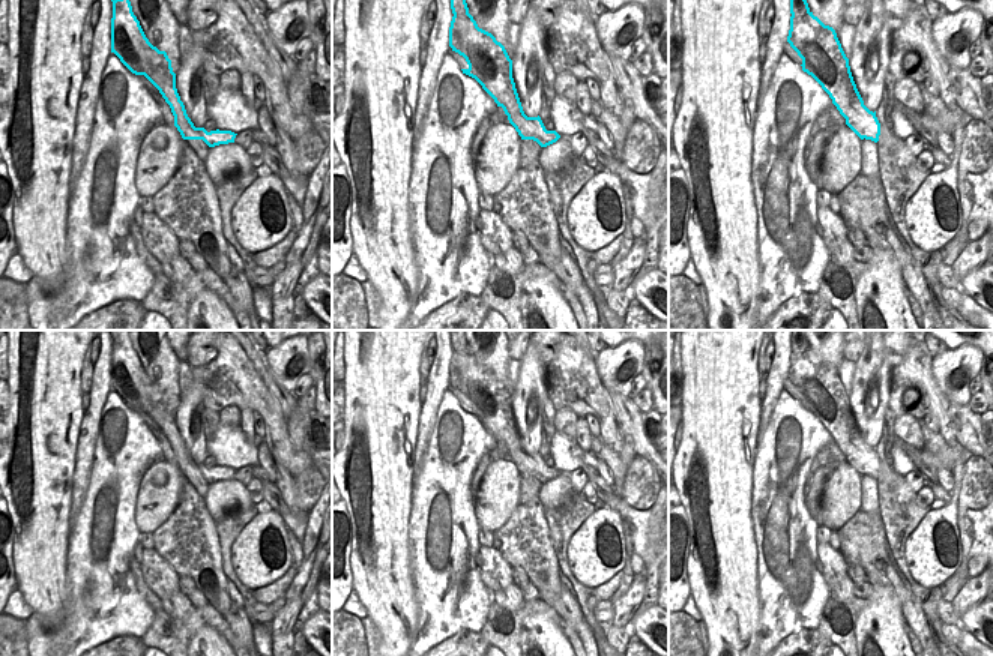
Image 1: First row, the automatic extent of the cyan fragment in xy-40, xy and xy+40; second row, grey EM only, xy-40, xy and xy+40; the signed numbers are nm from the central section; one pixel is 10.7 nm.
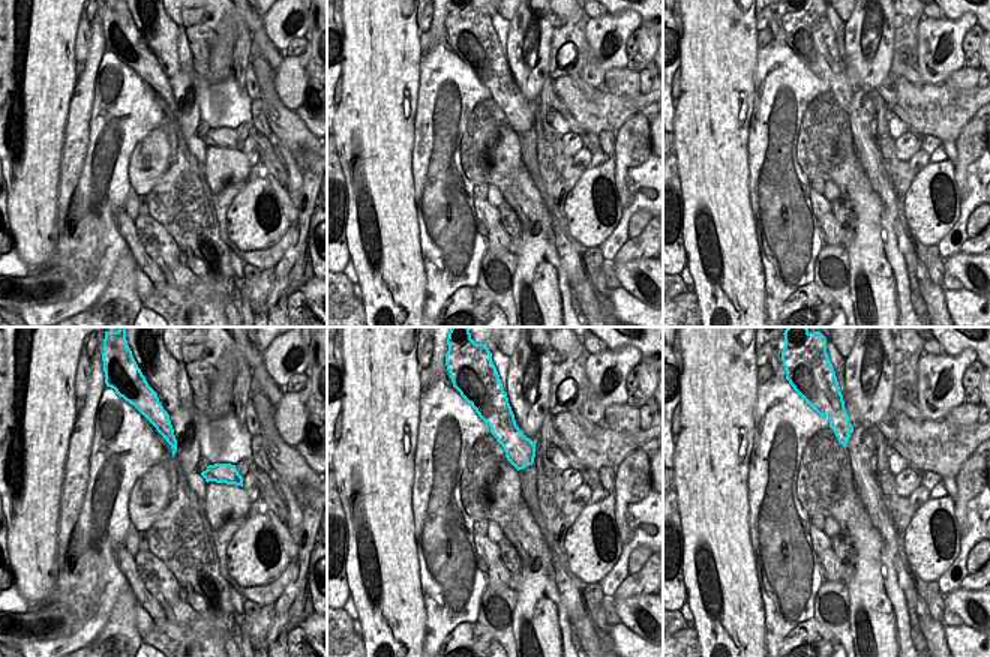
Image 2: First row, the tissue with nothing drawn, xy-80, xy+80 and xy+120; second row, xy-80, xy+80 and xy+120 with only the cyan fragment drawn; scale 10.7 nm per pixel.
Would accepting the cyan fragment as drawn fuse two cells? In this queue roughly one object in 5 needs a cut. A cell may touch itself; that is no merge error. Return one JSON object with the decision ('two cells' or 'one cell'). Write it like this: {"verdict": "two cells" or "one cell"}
{"verdict": "two cells"}

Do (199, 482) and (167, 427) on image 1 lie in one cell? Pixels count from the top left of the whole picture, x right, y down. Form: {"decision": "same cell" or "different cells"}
{"decision": "same cell"}

